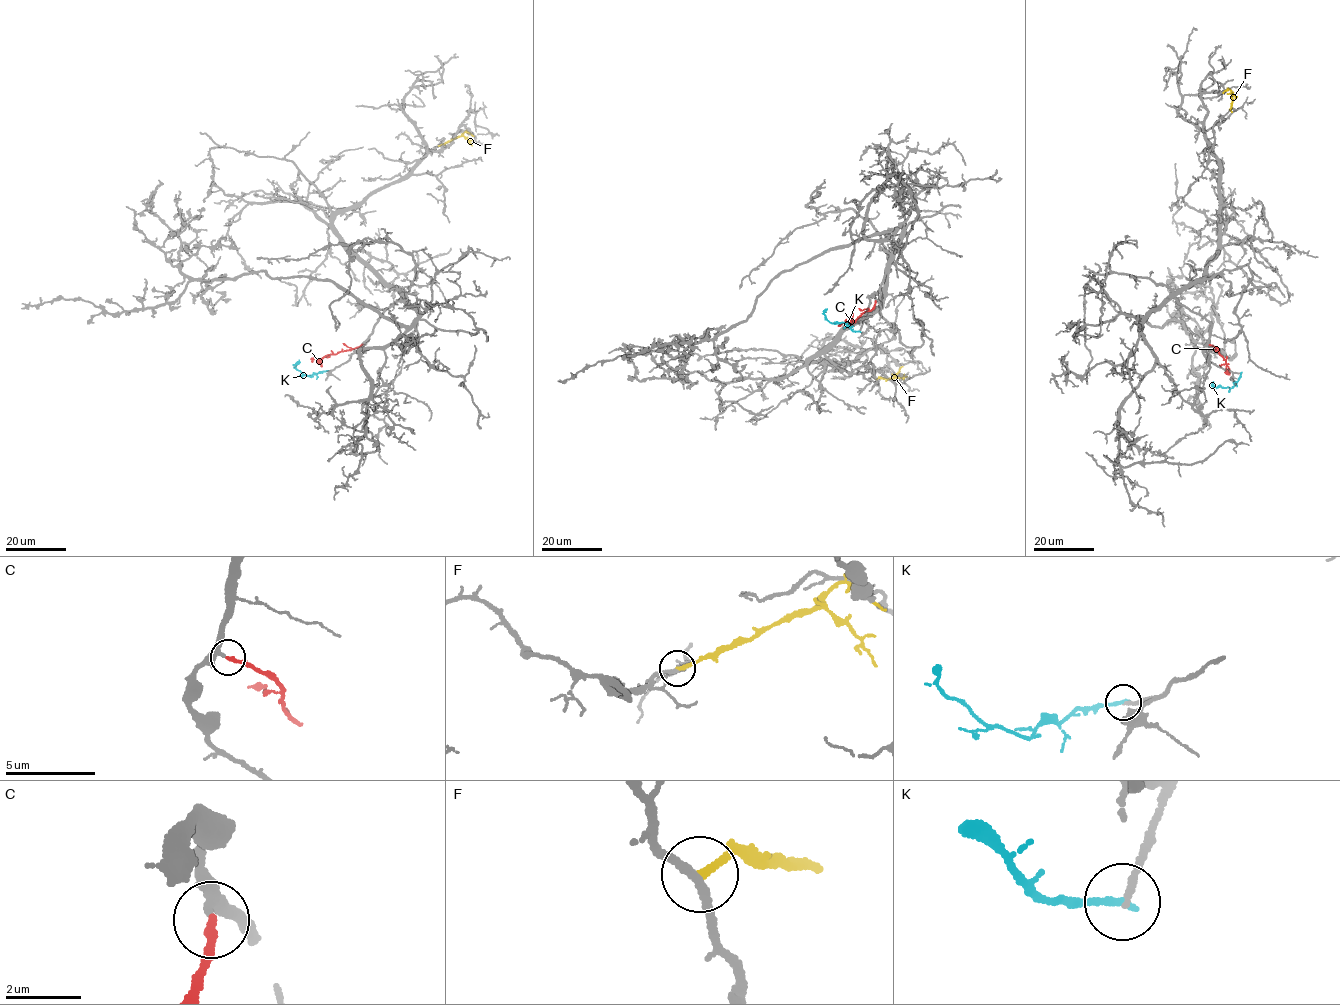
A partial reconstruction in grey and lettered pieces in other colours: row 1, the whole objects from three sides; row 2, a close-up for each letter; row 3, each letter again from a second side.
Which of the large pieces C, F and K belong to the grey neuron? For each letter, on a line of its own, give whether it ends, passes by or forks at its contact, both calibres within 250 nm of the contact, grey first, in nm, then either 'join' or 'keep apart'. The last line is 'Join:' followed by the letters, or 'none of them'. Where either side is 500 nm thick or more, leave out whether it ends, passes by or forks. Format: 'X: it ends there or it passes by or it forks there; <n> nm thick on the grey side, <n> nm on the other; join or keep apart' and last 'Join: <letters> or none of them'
C: it ends there; 260 nm thick on the grey side, 200 nm on the other; join
F: it ends there; 220 nm thick on the grey side, 180 nm on the other; keep apart
K: it ends there; 170 nm thick on the grey side, 190 nm on the other; keep apart
Join: C

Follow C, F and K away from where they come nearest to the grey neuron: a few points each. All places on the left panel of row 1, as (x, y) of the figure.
C: (362, 344), (311, 361)
F: (438, 145), (466, 131), (473, 136)
K: (327, 370), (311, 377), (304, 375), (294, 365), (299, 360)

